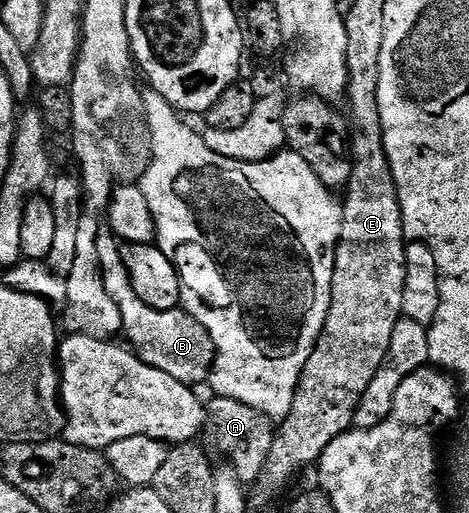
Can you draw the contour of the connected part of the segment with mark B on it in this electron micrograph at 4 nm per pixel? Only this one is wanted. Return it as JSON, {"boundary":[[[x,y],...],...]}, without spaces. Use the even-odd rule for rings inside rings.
{"boundary":[[[103,228],[97,237],[99,244],[99,264],[103,268],[103,284],[107,284],[107,294],[115,304],[119,304],[119,312],[123,312],[121,329],[124,337],[129,337],[128,345],[137,357],[142,358],[151,368],[159,368],[159,372],[167,372],[167,376],[175,376],[184,386],[200,387],[208,383],[213,372],[213,359],[217,357],[217,349],[213,347],[211,336],[195,316],[191,316],[184,308],[176,310],[156,310],[151,304],[143,304],[139,296],[135,296],[135,288],[131,288],[131,280],[127,268],[123,264],[122,243],[113,231]]]}

